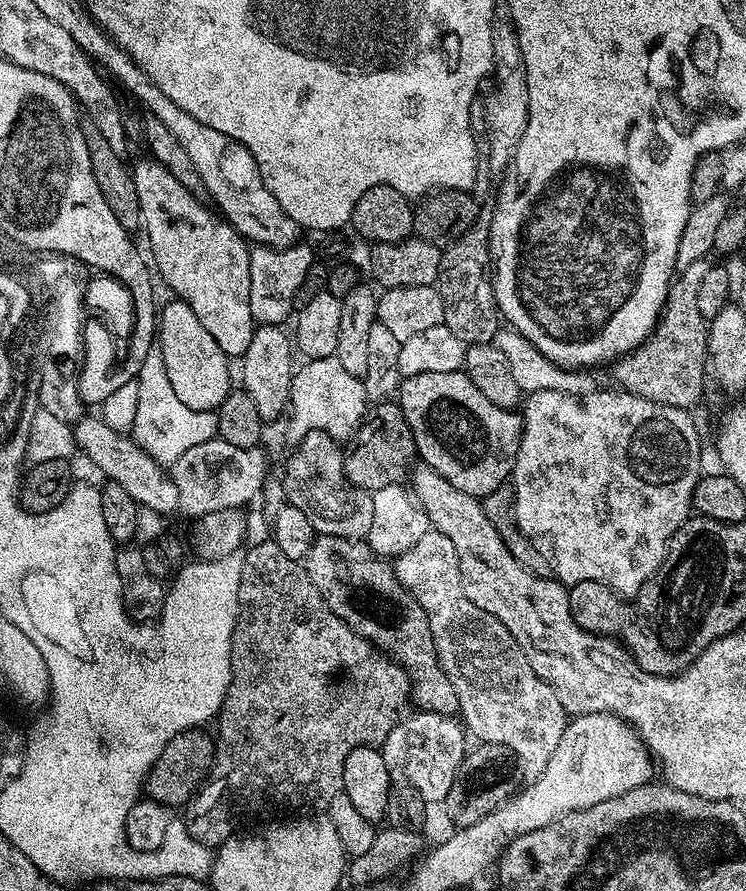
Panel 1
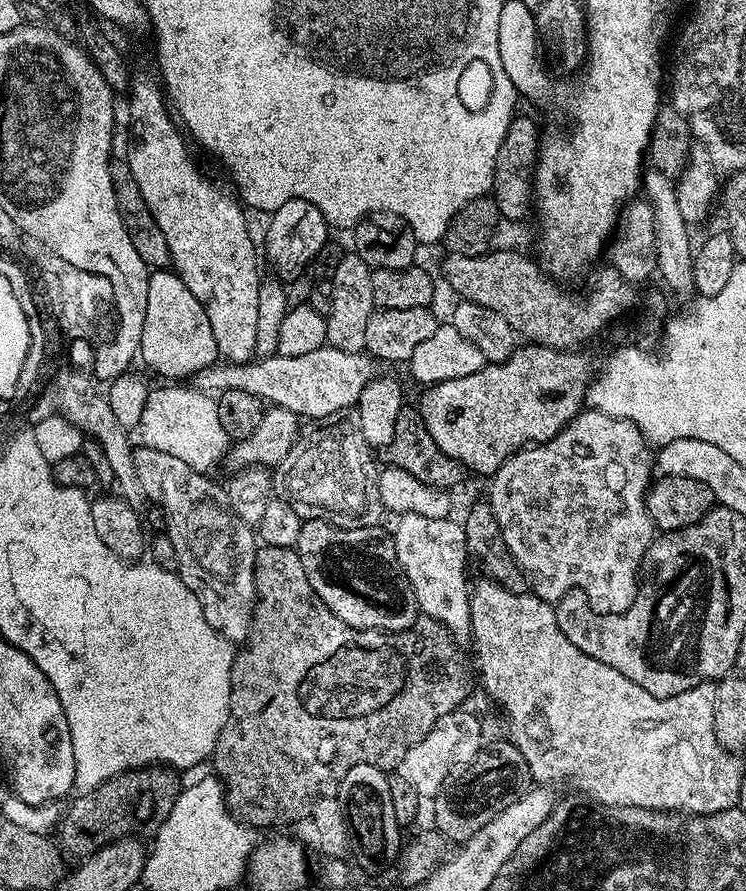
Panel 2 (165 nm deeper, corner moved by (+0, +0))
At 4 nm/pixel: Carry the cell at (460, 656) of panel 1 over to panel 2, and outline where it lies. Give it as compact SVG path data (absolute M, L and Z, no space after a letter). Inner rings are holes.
M403 513L396 524L396 532L391 533L394 542L394 550L398 554L398 562L414 590L416 605L425 616L432 616L457 641L467 641L472 635L472 615L470 614L470 580L468 584L468 564L470 565L470 553L464 525L456 518L422 518L422 514Z

